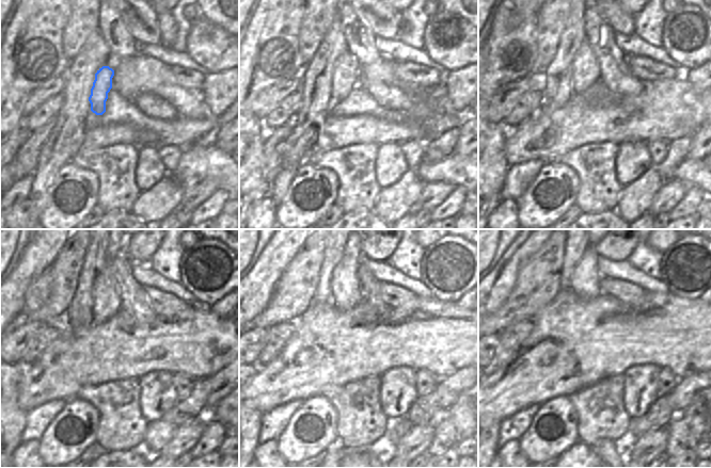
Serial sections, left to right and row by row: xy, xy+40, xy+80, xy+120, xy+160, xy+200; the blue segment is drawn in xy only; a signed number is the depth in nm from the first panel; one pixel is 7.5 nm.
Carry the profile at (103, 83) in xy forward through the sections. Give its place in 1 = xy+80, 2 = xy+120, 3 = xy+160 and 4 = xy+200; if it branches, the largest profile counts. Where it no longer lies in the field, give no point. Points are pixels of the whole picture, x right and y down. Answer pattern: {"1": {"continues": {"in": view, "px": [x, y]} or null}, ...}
{"1": {"continues": {"in": "xy+80", "px": [585, 73]}}, "2": {"continues": {"in": "xy+120", "px": [107, 304]}}, "3": {"continues": {"in": "xy+160", "px": [345, 283]}}, "4": {"continues": {"in": "xy+200", "px": [585, 279]}}}

